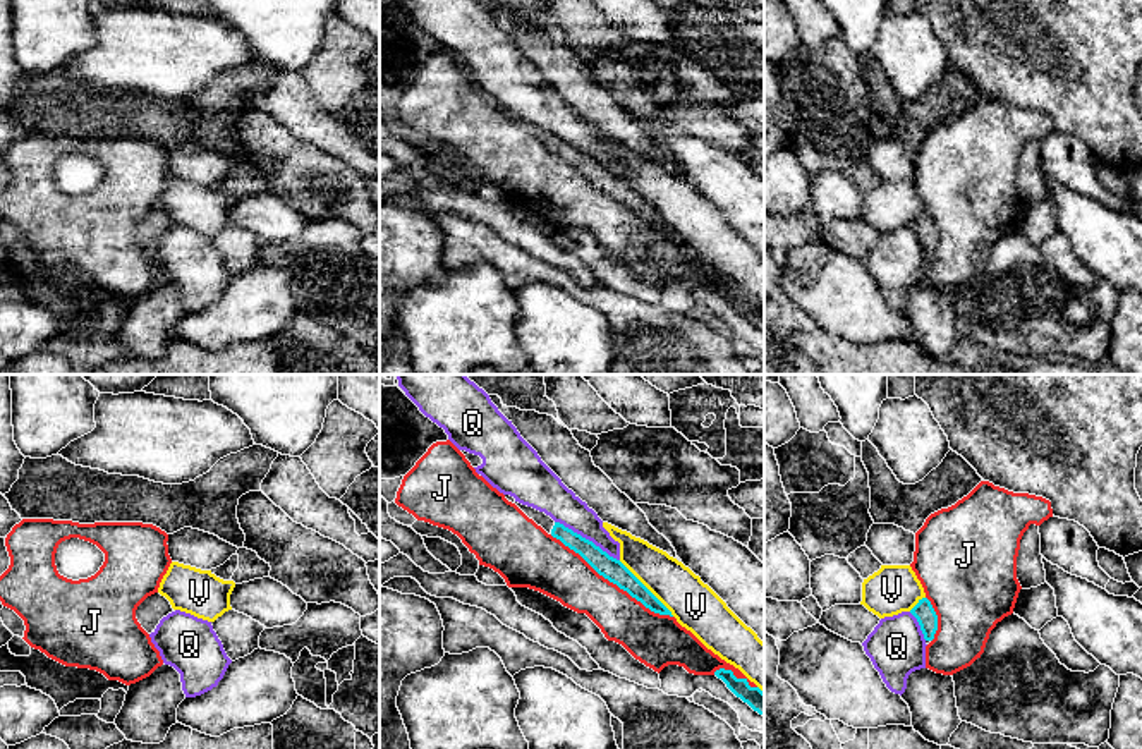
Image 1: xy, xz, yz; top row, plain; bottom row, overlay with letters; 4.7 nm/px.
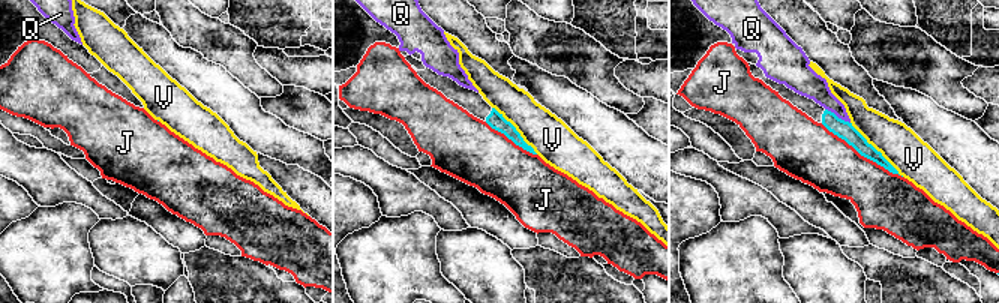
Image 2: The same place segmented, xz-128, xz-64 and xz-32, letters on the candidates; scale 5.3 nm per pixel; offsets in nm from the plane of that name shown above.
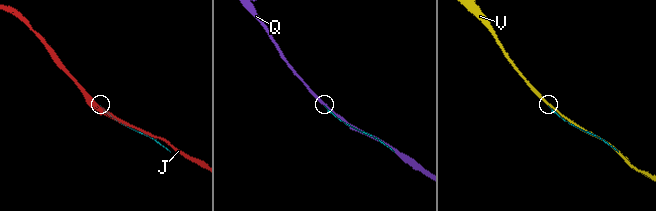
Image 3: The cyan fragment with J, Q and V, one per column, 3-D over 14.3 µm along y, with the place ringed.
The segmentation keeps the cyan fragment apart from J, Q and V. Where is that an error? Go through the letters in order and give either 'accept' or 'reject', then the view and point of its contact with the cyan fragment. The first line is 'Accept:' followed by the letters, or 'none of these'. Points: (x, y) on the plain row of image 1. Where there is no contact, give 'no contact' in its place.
Accept: none of these
J: reject; meets cyan in xz at (612, 196)
Q: reject; meets cyan in xz at (588, 155)
V: reject; meets cyan in xz at (646, 203)

